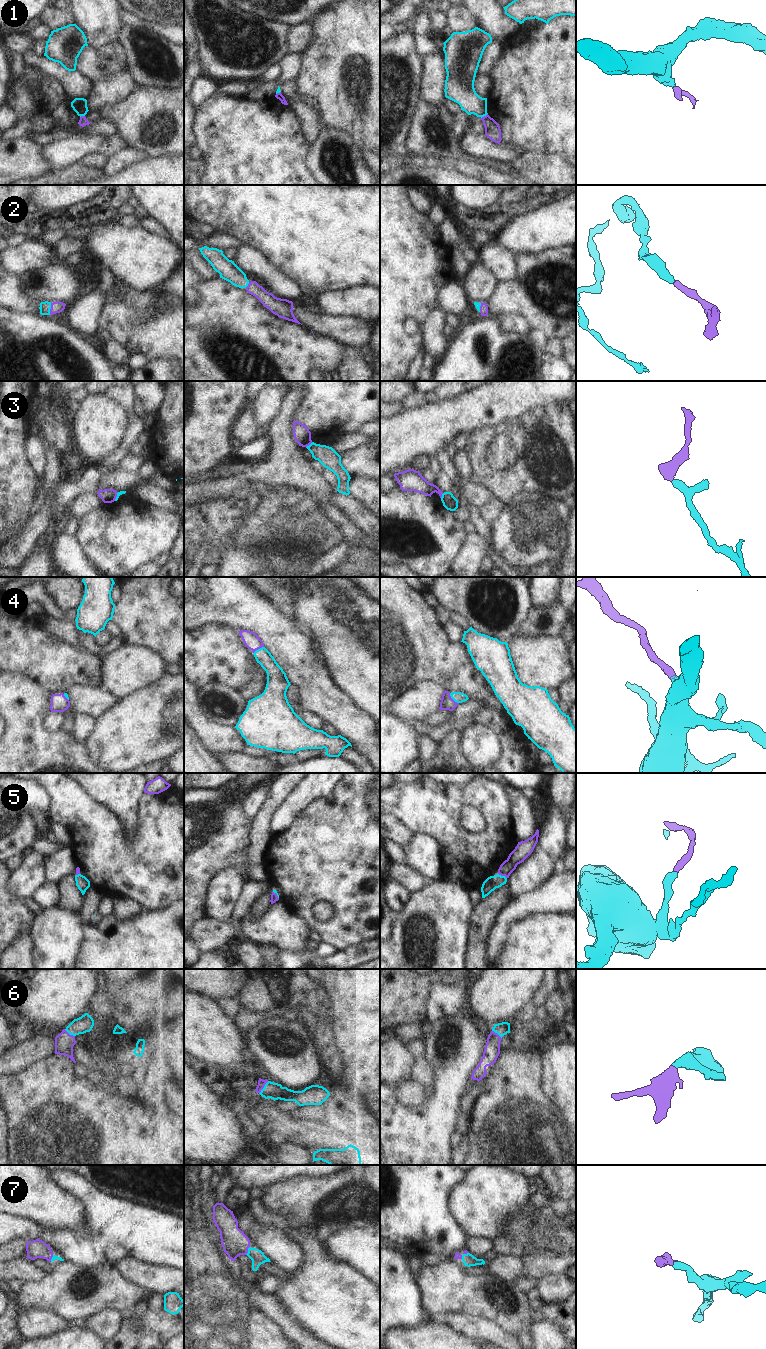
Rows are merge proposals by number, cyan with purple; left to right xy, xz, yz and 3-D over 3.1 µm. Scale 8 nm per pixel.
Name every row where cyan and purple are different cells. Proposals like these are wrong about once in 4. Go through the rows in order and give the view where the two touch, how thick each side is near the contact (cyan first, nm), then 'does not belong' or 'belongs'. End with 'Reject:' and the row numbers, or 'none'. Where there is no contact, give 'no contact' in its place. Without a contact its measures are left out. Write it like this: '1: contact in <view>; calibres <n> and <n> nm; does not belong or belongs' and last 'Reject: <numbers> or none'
1: contact in yz; calibres 190 and 130 nm; does not belong
2: contact in xy; calibres 90 and 100 nm; belongs
3: contact in xz; calibres 160 and 140 nm; does not belong
4: contact in yz; calibres 90 and 110 nm; belongs
5: contact in yz; calibres 110 and 120 nm; belongs
6: contact in xz; calibres 140 and 60 nm; belongs
7: contact in xz; calibres 110 and 200 nm; belongs
Reject: 1, 3

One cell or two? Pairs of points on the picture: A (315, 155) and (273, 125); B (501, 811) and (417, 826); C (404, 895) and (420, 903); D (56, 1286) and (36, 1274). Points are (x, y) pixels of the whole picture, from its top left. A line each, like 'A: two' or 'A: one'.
A: two
B: one
C: two
D: two

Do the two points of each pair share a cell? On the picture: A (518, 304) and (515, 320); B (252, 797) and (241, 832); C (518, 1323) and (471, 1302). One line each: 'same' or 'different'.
A: different
B: different
C: same

